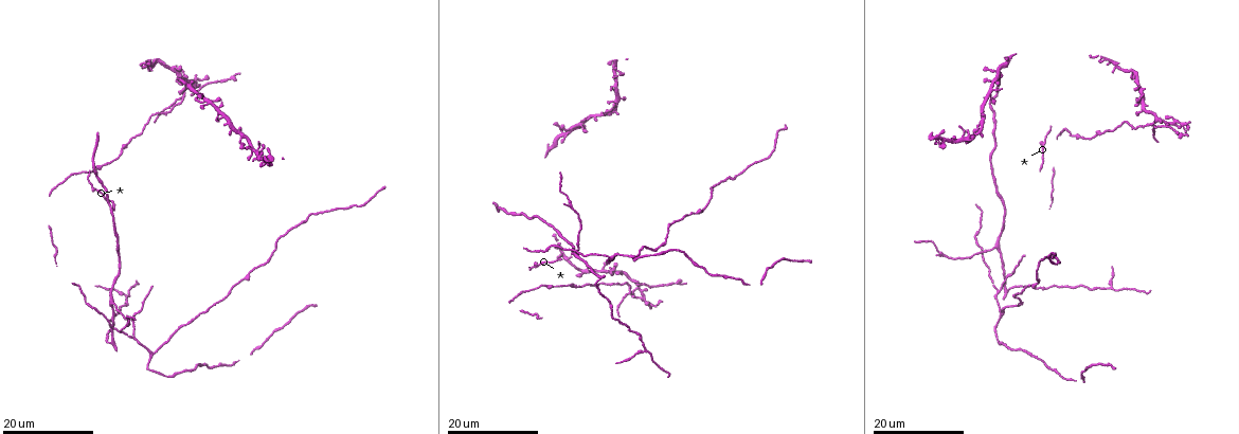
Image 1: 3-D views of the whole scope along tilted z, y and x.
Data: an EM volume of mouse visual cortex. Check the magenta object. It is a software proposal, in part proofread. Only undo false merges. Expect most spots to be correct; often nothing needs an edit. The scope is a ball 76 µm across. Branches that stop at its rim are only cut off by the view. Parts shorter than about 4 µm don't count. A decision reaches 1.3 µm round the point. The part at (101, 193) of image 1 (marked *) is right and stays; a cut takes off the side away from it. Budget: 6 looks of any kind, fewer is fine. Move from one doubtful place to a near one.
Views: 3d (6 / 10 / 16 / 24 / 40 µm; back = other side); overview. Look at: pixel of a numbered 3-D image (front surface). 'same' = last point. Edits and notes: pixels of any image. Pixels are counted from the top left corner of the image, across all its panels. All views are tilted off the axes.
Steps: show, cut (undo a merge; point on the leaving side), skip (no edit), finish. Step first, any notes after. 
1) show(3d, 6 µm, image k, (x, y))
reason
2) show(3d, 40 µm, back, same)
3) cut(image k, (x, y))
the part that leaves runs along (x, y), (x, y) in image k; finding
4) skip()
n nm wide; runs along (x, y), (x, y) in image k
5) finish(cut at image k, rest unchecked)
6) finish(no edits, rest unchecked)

show(3d, 24 µm, image 1, (535, 267))

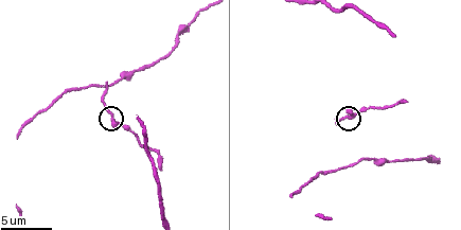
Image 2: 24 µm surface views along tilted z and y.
show(3d, 6 µm, image 2, (351, 118))

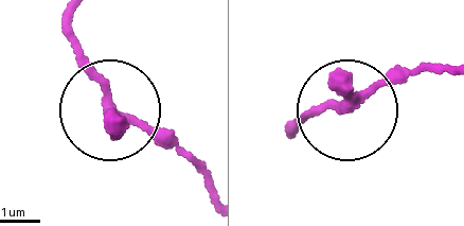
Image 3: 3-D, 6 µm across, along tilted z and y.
skip()
runs along (411, 69), (288, 131) in image 3; all the same neuron

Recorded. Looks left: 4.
show(3d, 16 µm, image 1, (997, 247))
three arms meet

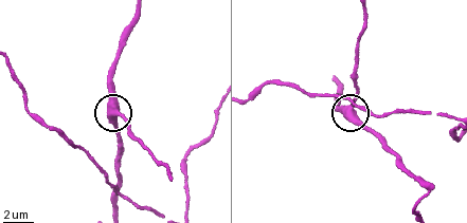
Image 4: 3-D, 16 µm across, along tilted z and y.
show(3d, 10 µm, image 4, (114, 114))

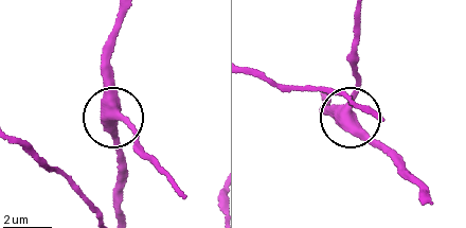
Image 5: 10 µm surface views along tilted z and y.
skip()
3 arms; one neuron here

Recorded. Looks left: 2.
show(3d, 24 µm, image 1, (637, 333))
thick turns thin

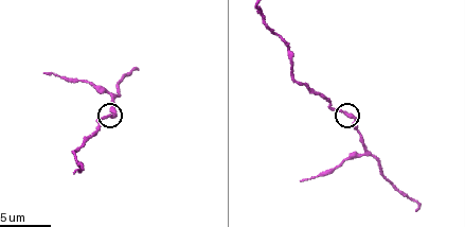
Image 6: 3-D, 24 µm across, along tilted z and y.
show(3d, 10 µm, image 6, (349, 115))

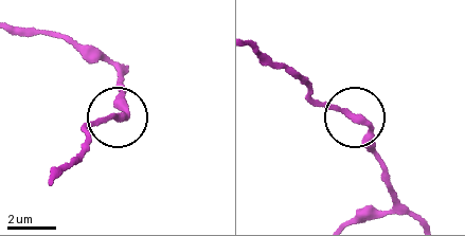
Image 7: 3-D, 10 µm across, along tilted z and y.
skip()
240 nm wide; runs along (255, 48), (314, 96), (363, 123), (371, 149), (383, 162) in image 7; one neuron here

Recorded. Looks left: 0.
finish(no edits, rest unchecked)

